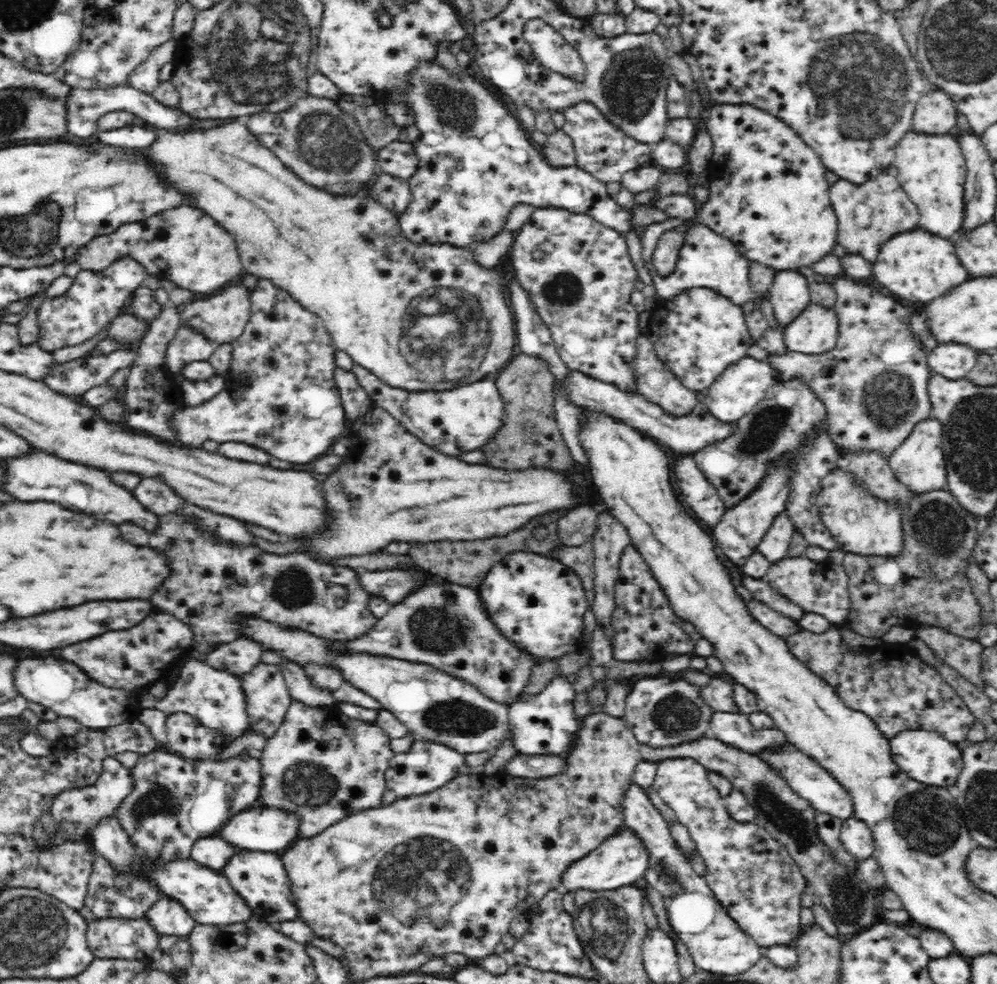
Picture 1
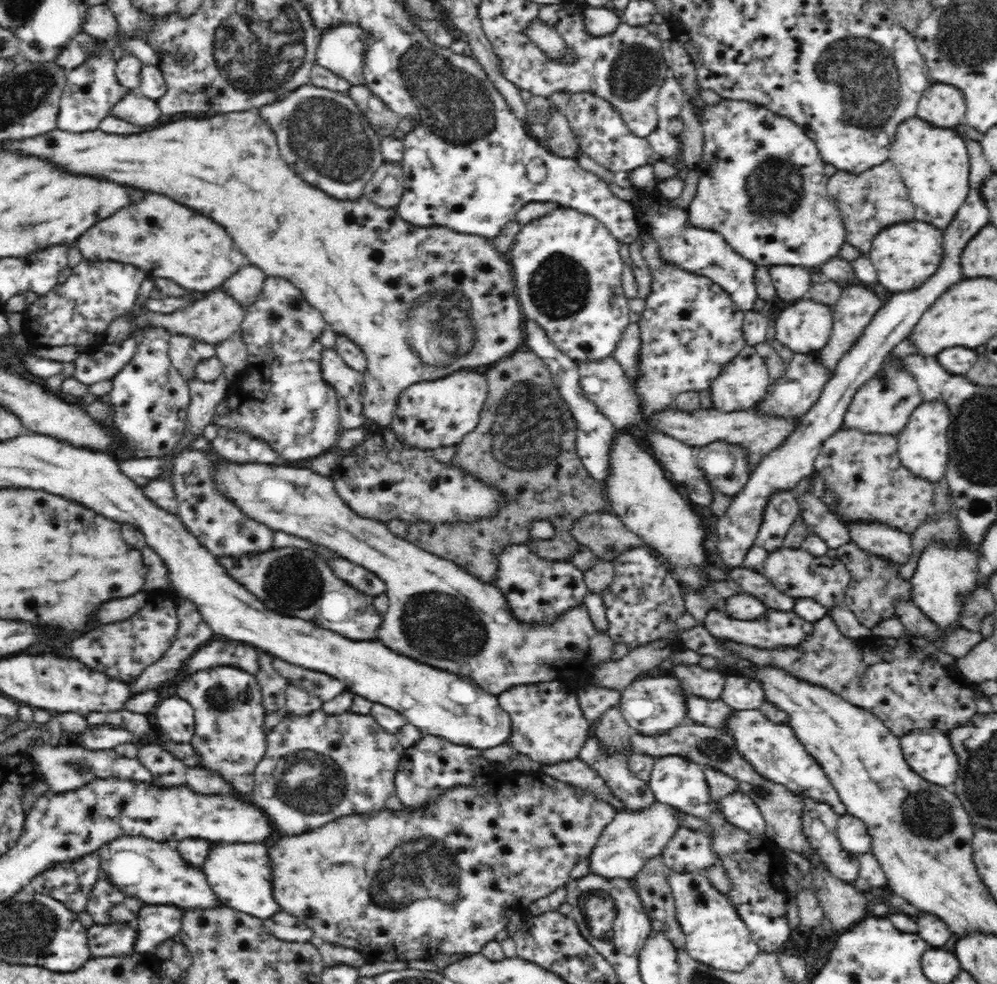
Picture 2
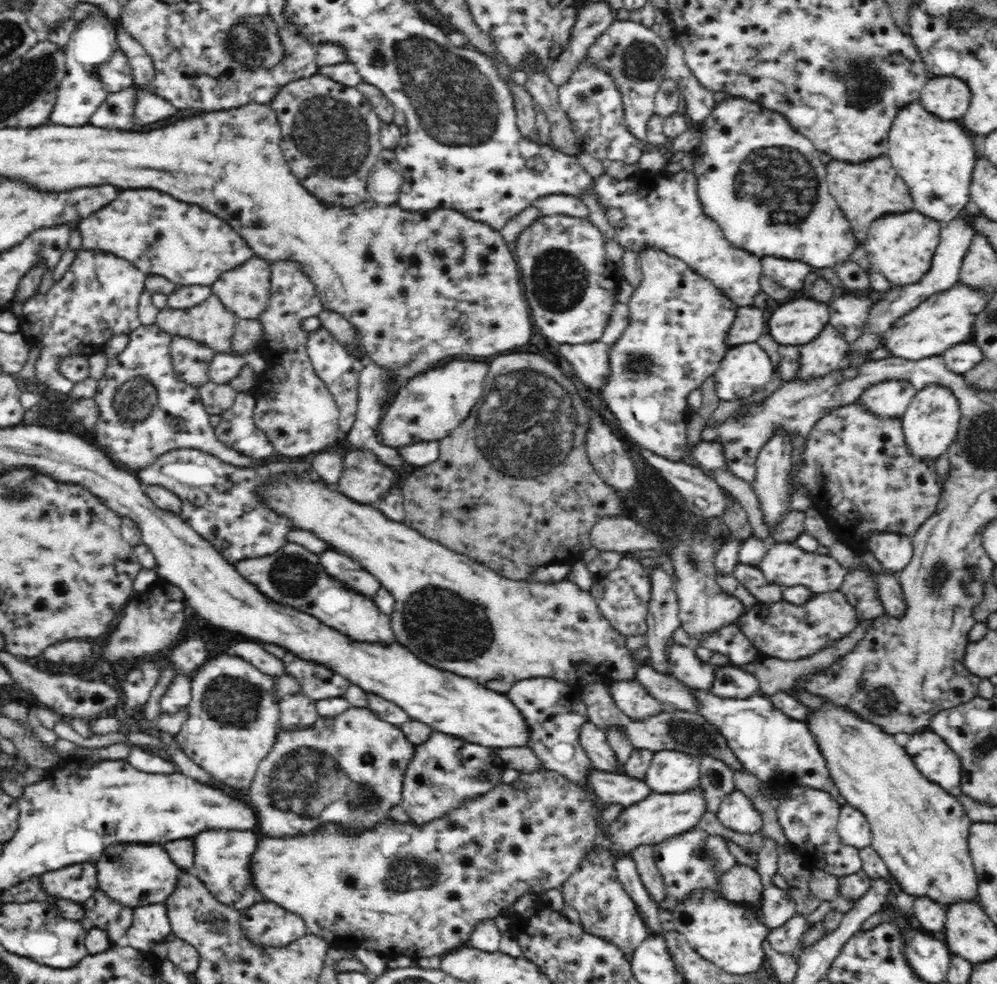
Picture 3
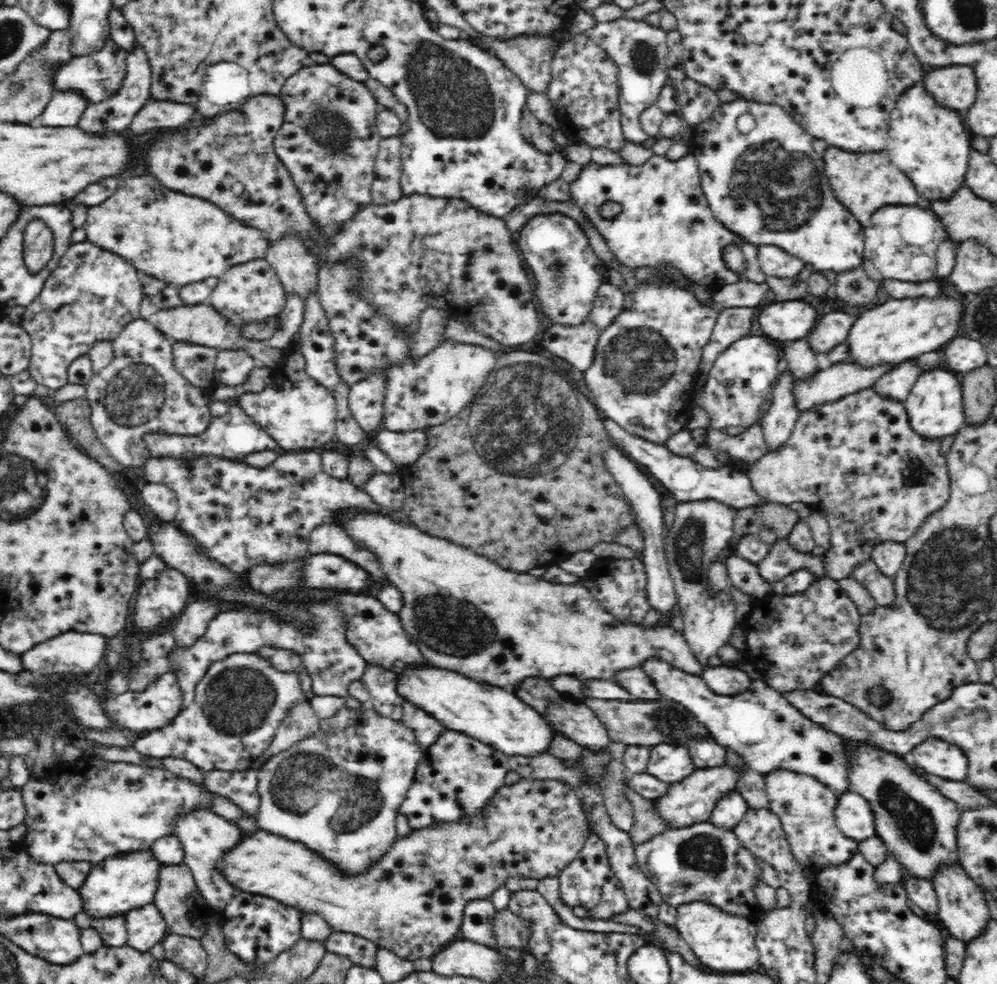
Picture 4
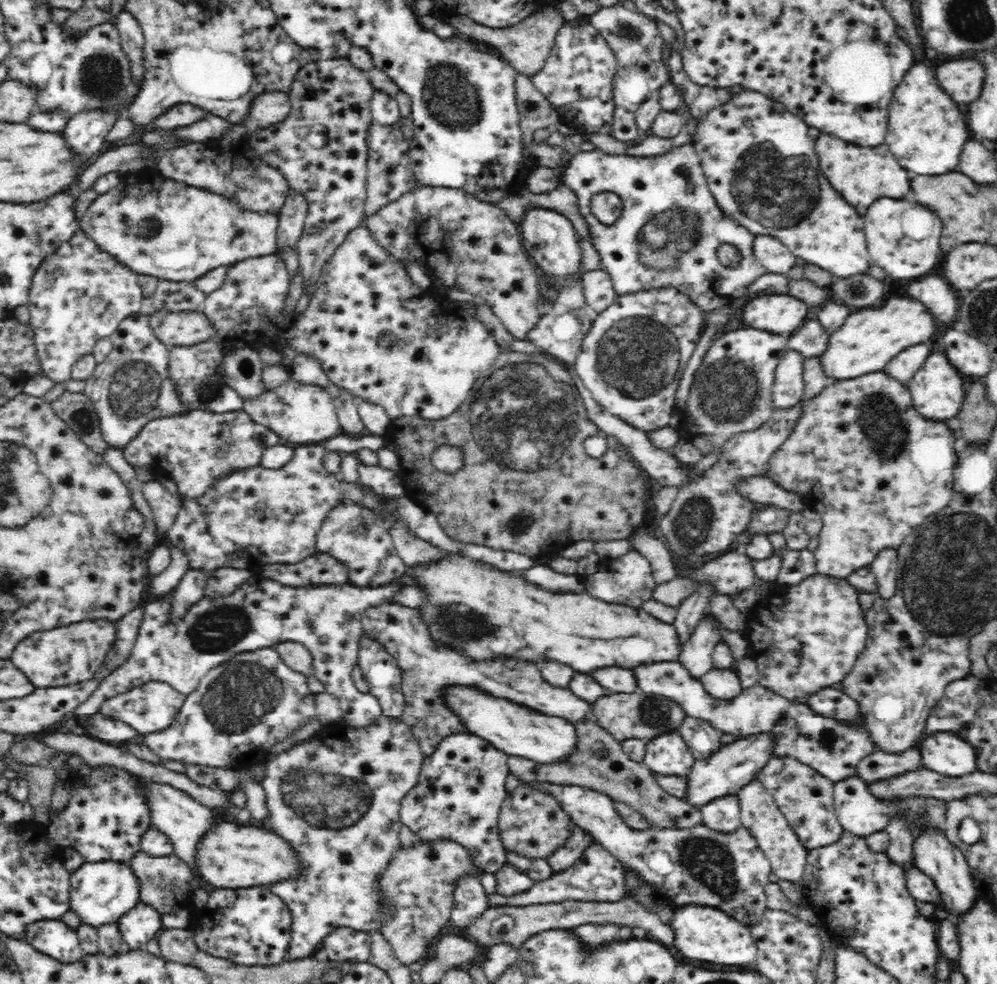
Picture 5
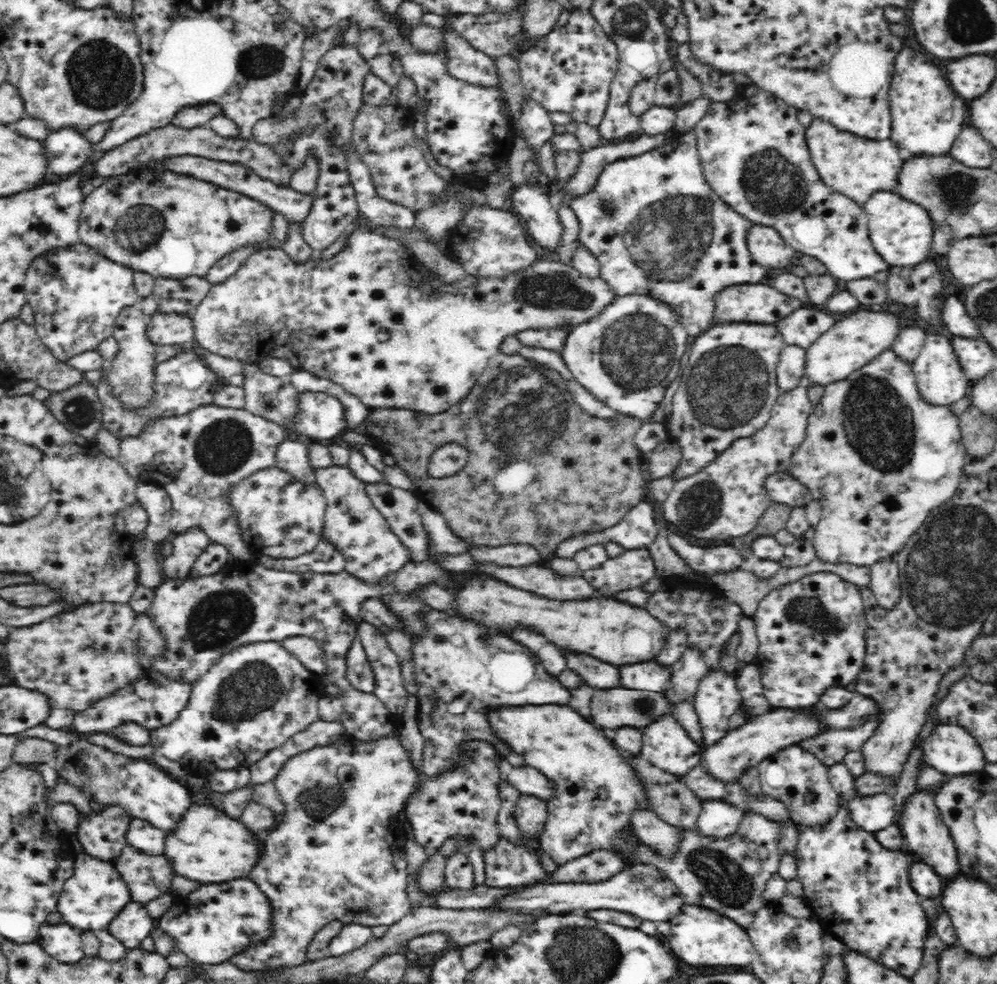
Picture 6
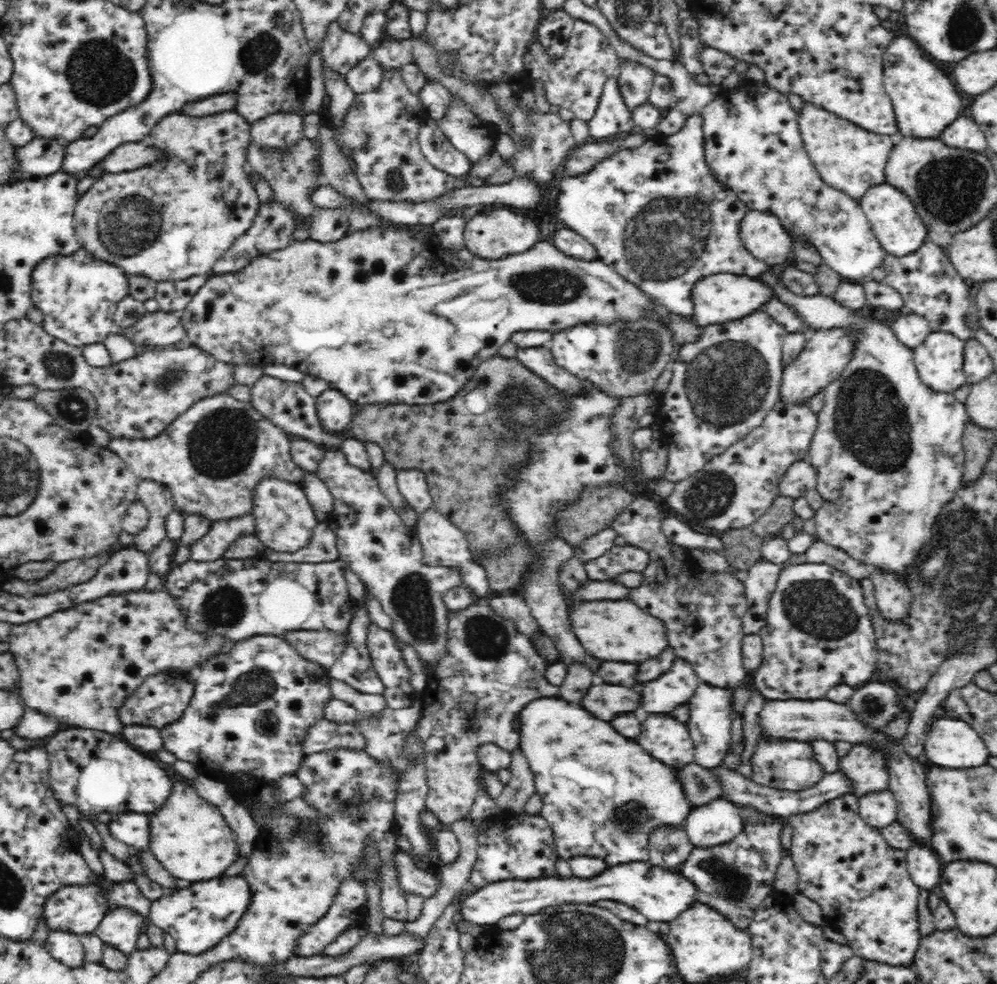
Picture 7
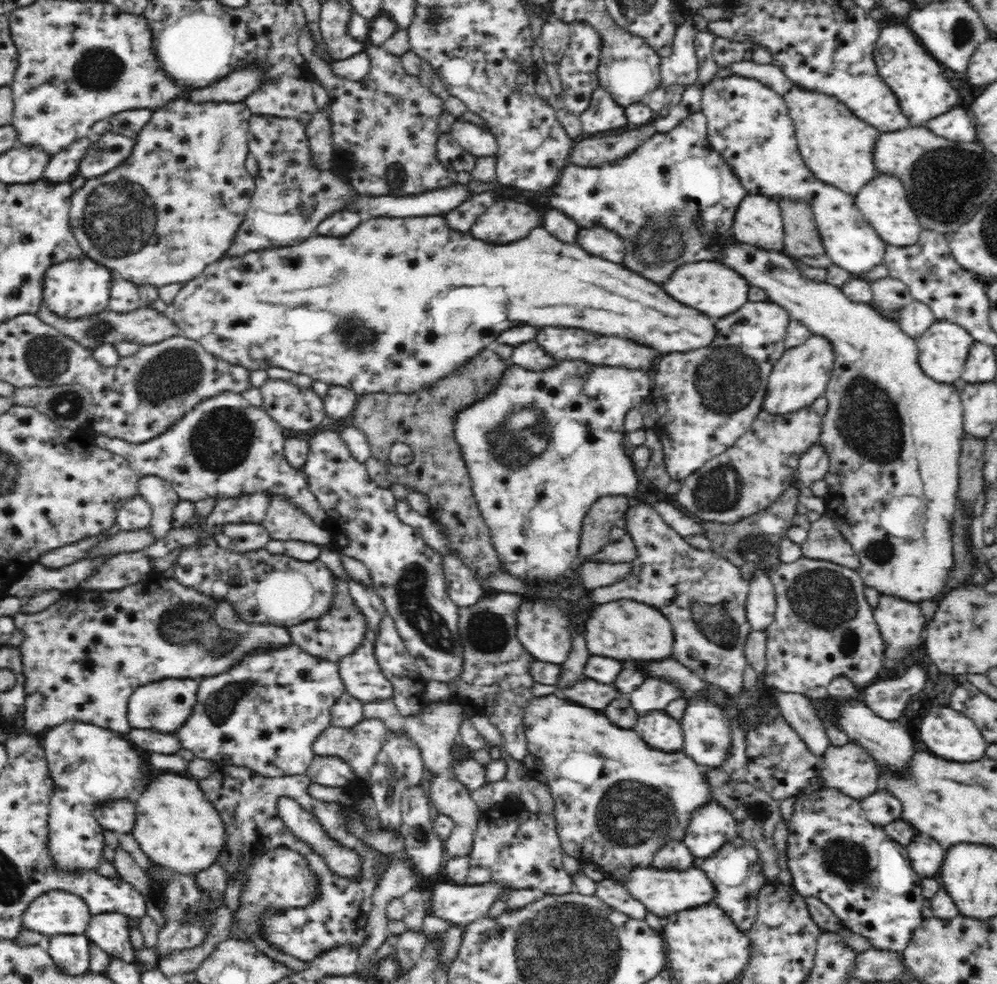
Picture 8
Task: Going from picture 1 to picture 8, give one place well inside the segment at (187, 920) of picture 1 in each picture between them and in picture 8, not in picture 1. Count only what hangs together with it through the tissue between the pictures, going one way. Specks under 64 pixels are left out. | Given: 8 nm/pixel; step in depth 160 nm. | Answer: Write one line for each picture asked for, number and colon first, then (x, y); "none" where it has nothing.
2: (155, 923)
3: (150, 925)
4: (146, 926)
5: (140, 924)
6: (132, 924)
7: (119, 928)
8: (109, 931)

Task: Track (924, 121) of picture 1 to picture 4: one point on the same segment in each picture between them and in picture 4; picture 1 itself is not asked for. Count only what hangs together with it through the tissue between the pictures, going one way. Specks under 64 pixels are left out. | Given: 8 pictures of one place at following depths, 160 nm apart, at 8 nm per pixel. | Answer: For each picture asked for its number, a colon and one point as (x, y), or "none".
2: (944, 105)
3: (947, 96)
4: (956, 86)

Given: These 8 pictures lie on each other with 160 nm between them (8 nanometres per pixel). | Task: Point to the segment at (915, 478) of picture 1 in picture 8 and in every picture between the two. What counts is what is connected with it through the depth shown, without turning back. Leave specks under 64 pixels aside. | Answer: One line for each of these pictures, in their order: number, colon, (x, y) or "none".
2: (923, 447)
3: (930, 423)
4: (935, 402)
5: (937, 390)
6: (939, 376)
7: (939, 358)
8: (944, 346)

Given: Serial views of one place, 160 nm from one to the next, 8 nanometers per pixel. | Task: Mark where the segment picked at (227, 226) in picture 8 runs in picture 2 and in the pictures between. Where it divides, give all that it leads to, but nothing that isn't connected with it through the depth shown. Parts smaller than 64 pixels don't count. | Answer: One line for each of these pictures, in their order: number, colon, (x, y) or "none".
2: (157, 235)
3: (158, 234)
4: (179, 238)
5: (153, 225)
6: (127, 218)
7: (196, 199)

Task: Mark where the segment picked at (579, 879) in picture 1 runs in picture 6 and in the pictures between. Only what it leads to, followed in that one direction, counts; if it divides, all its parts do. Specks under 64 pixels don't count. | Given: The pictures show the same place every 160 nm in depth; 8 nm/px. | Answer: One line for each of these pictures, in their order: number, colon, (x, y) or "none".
2: (631, 837)
3: (659, 816)
4: (691, 800)
5: (731, 766)
6: (765, 733)

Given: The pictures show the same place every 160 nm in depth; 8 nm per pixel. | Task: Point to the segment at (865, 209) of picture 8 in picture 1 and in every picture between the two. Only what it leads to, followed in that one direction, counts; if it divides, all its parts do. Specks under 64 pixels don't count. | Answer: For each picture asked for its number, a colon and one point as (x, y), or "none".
1: (917, 265)
2: (905, 254)
3: (901, 246)
4: (901, 241)
5: (903, 237)
6: (901, 232)
7: (893, 219)

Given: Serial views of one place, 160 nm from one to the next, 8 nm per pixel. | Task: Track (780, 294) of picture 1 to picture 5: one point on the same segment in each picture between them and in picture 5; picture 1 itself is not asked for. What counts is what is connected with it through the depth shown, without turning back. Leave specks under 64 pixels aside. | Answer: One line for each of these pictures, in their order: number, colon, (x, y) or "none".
2: (791, 281)
3: (789, 273)
4: (774, 261)
5: (770, 252)

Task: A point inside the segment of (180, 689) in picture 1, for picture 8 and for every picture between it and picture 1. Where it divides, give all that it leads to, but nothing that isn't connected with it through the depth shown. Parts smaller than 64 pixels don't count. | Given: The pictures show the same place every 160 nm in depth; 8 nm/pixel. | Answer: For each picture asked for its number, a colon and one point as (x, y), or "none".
2: (229, 737)
3: (233, 721)
4: (239, 704)
5: (240, 709)
6: (251, 701)
7: (250, 711)
8: (265, 715)

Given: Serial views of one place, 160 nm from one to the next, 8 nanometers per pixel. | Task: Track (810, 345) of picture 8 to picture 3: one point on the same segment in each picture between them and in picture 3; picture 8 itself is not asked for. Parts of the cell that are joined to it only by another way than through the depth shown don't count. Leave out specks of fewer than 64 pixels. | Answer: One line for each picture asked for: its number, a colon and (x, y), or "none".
3: (942, 320)
4: (899, 329)
5: (868, 340)
6: (848, 344)
7: (826, 352)

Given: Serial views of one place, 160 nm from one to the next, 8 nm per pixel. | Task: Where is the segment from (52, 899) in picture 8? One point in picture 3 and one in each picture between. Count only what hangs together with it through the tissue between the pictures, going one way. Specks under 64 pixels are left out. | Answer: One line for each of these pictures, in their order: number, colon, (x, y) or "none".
3: (134, 875)
4: (112, 887)
5: (100, 892)
6: (91, 899)
7: (76, 909)

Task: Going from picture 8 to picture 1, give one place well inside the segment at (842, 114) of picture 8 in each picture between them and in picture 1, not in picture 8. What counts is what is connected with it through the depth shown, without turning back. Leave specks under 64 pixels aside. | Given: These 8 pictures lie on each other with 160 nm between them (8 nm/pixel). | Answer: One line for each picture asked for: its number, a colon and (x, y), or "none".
1: (867, 213)
2: (876, 196)
3: (863, 190)
4: (863, 183)
5: (861, 175)
6: (857, 167)
7: (846, 156)

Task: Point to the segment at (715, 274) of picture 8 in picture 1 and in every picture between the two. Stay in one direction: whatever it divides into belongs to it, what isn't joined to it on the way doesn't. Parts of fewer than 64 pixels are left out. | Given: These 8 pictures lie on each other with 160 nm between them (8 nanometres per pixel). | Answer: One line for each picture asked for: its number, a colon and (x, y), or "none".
1: (815, 330)
2: (803, 326)
3: (797, 323)
4: (791, 320)
5: (776, 313)
6: (760, 303)
7: (720, 297)

